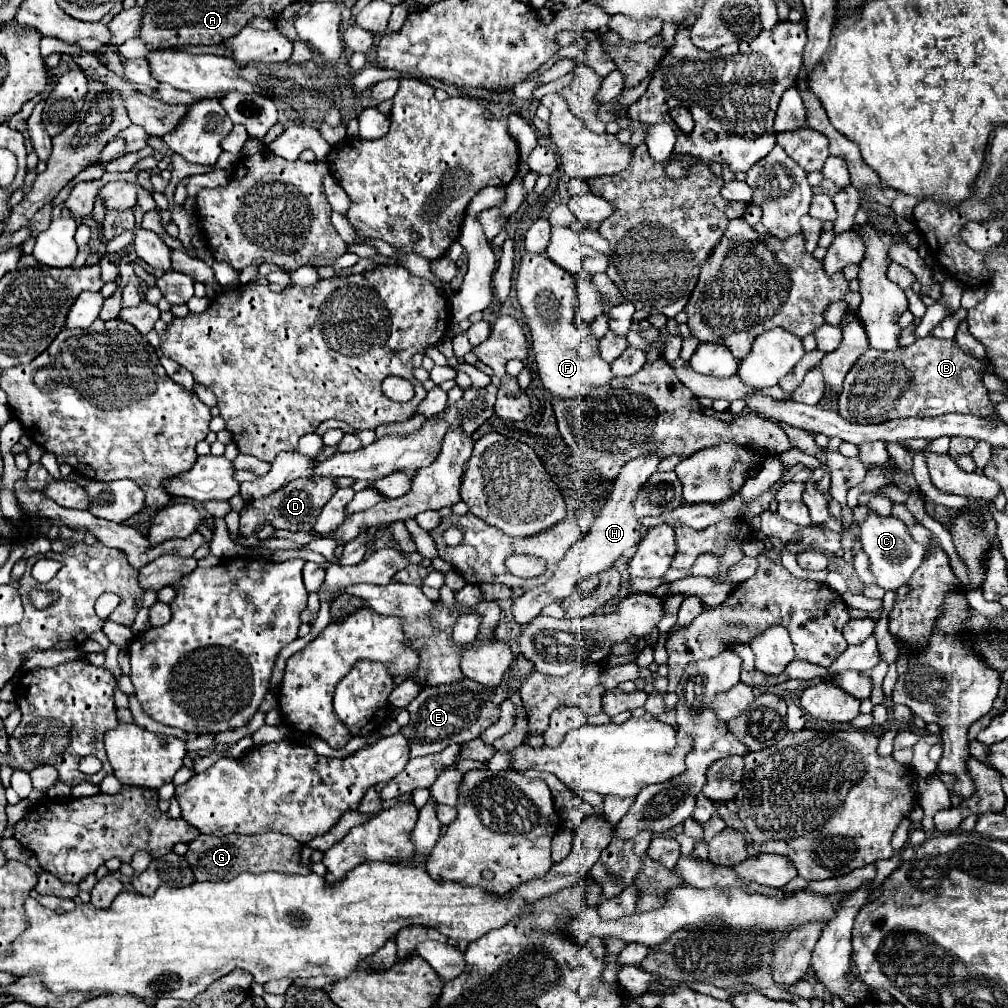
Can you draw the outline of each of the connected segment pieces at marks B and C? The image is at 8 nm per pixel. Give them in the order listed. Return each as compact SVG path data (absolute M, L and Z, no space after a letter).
M923 337L909 347L897 347L897 351L879 351L869 349L857 363L849 369L845 377L843 391L839 395L839 413L851 423L883 423L899 417L937 417L945 413L971 413L989 417L995 413L993 403L987 397L987 389L981 383L981 373L987 371L987 365L963 353L951 339Z
M869 513L869 517L859 525L859 541L863 545L863 551L869 555L871 573L875 575L877 585L885 591L895 591L897 587L905 585L925 555L925 549L911 539L905 523L891 515L881 517L877 513Z

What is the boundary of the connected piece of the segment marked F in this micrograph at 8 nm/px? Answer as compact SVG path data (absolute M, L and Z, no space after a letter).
M525 253L517 277L517 297L531 331L531 347L543 387L559 399L585 399L597 385L613 379L609 363L599 355L599 341L575 327L577 285L573 275L557 267L547 255Z

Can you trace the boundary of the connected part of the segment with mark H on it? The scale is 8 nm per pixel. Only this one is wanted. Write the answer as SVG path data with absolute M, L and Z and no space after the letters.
M643 455L641 459L633 459L629 461L619 477L615 479L613 483L613 491L611 491L611 497L609 501L605 503L605 507L601 509L599 513L599 519L593 523L589 535L585 535L581 541L577 541L571 551L565 555L565 559L559 563L559 569L557 573L545 583L545 585L539 585L539 587L533 587L529 589L525 595L513 599L513 617L519 625L525 625L529 623L531 619L535 619L541 609L553 601L561 601L565 597L569 597L575 589L575 585L583 579L587 579L589 575L597 575L605 569L609 569L621 555L633 551L633 547L637 545L637 539L639 539L639 529L637 529L637 519L635 519L635 513L633 513L633 503L637 501L637 495L639 495L639 489L645 485L645 481L657 471L657 465L659 465L661 459L657 459L657 455Z

